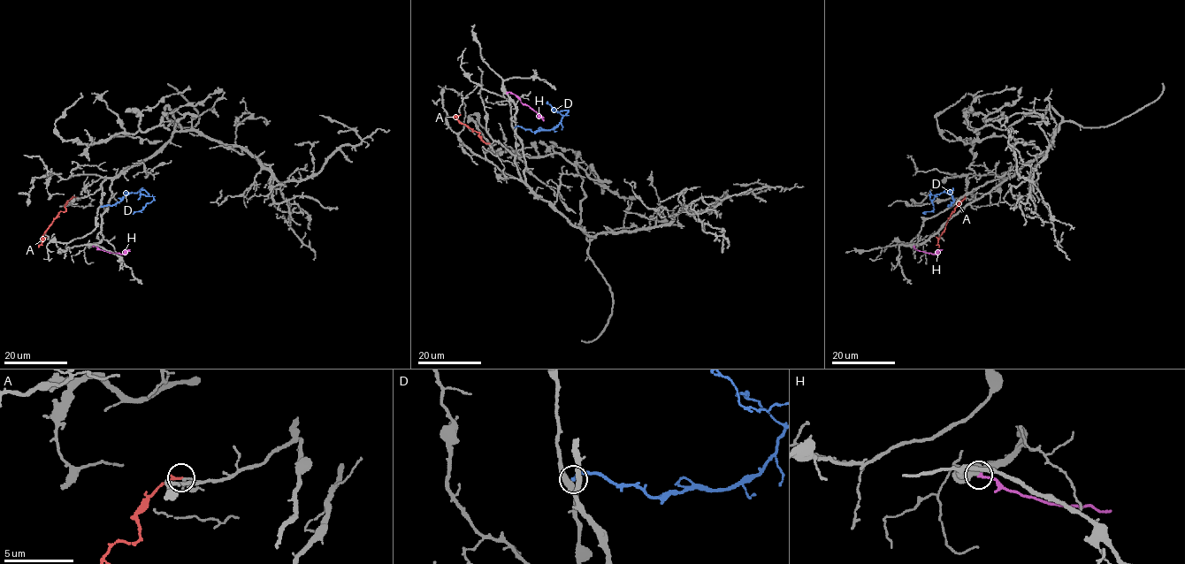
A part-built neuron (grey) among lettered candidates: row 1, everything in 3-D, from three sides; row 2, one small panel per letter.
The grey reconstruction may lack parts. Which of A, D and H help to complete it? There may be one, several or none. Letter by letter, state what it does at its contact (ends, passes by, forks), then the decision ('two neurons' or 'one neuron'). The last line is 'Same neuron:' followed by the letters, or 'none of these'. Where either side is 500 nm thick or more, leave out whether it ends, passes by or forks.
A: it ends | two neurons
D: it ends | one neuron
H: two neurons
Same neuron: D

